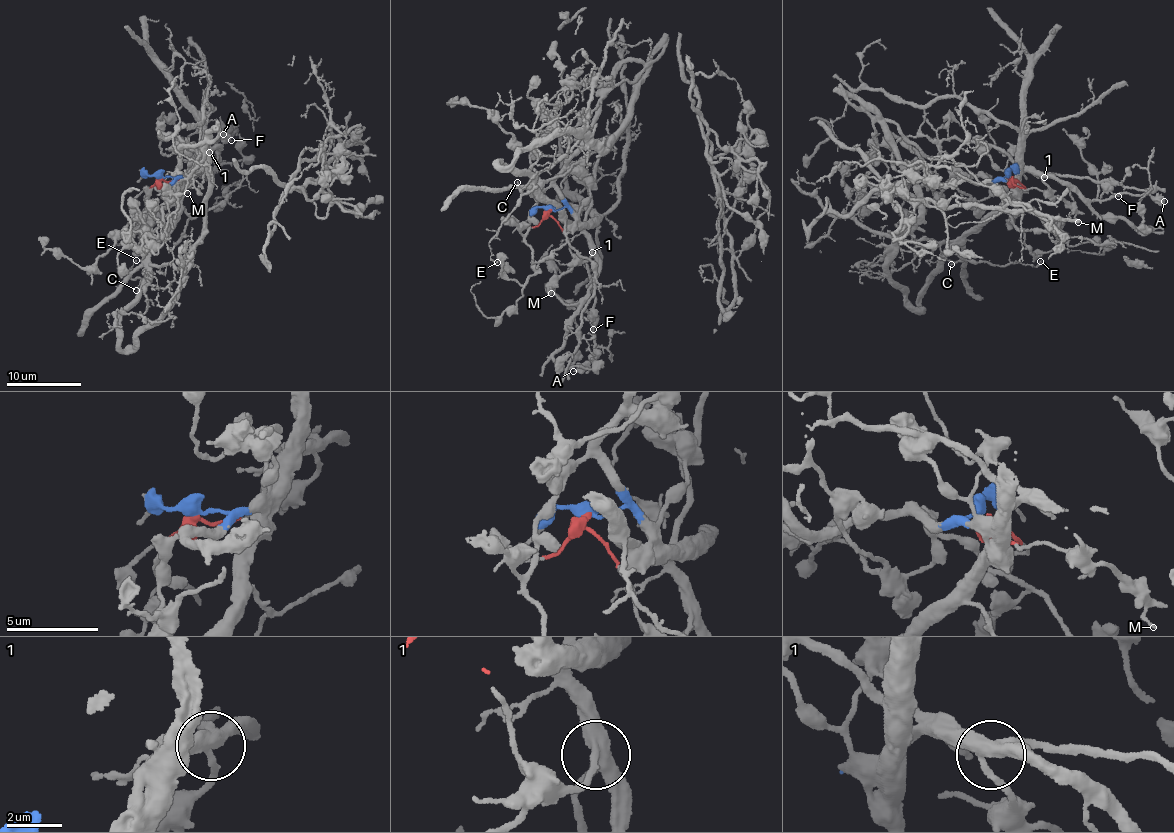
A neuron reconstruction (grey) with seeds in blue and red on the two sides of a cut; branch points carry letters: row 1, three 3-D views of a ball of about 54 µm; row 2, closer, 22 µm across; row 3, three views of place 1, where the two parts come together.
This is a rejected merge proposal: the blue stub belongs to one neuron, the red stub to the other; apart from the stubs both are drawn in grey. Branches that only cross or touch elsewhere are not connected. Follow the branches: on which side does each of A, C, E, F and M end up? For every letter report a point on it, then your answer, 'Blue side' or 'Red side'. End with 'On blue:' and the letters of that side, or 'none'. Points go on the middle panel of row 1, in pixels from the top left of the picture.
A: Place: (573, 371). Red side
C: Place: (517, 182). Blue side
E: Place: (497, 262). Blue side
F: Place: (593, 329). Red side
M: Place: (551, 293). Red side
On blue: C, E

